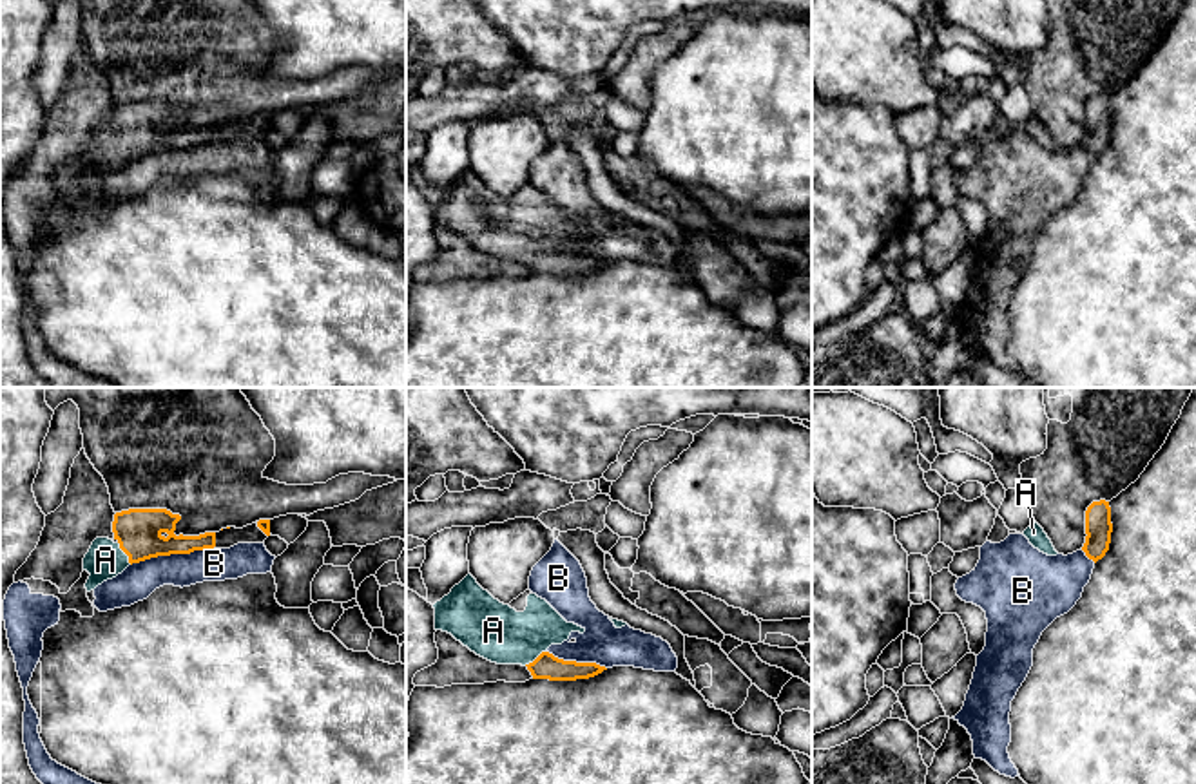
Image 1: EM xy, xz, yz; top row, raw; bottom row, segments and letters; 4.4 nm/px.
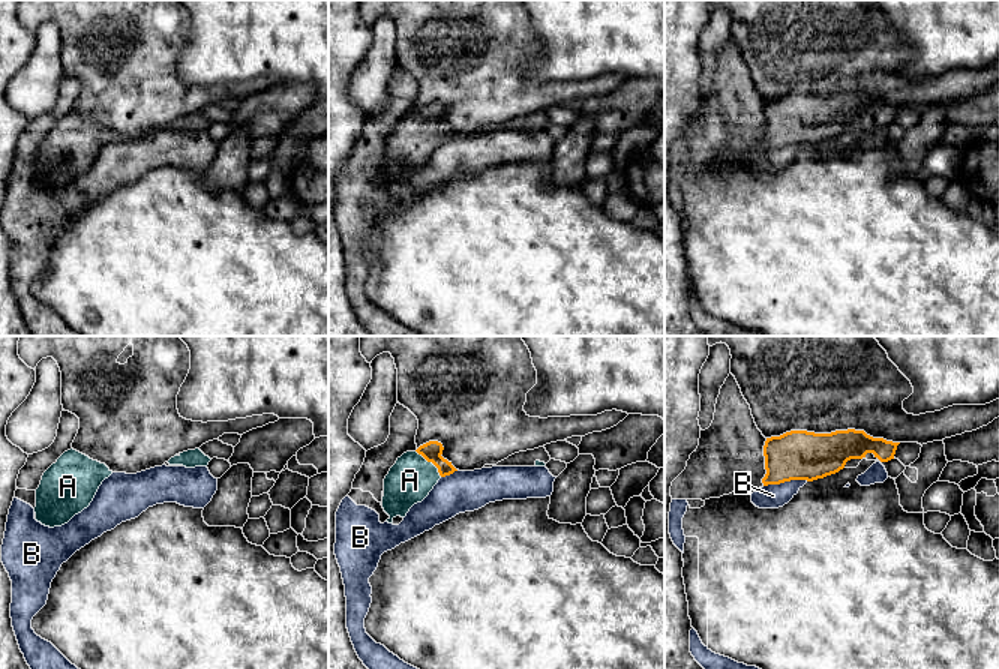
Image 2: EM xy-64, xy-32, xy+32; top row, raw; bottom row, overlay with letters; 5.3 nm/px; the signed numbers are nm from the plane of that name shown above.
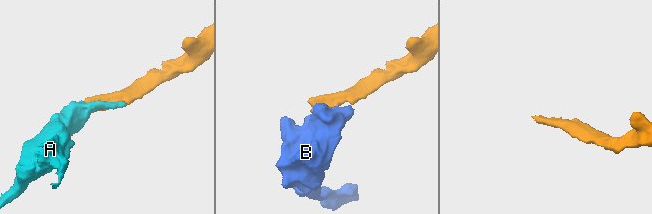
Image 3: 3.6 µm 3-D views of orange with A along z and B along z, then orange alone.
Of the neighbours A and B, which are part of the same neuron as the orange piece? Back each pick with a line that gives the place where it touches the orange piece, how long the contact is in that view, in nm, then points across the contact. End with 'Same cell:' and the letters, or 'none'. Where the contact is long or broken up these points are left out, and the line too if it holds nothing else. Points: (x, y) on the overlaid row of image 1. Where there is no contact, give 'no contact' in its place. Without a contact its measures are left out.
A: contact xy (124, 551); length 120 nm; way xy (138, 531), (138, 536), (124, 551), (106, 560)
Same cell: A

